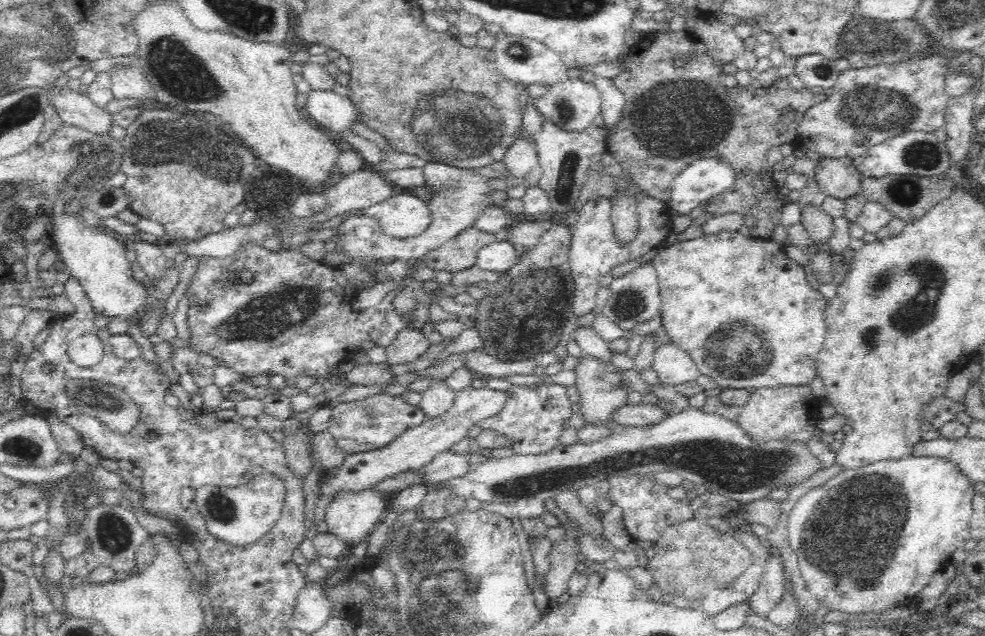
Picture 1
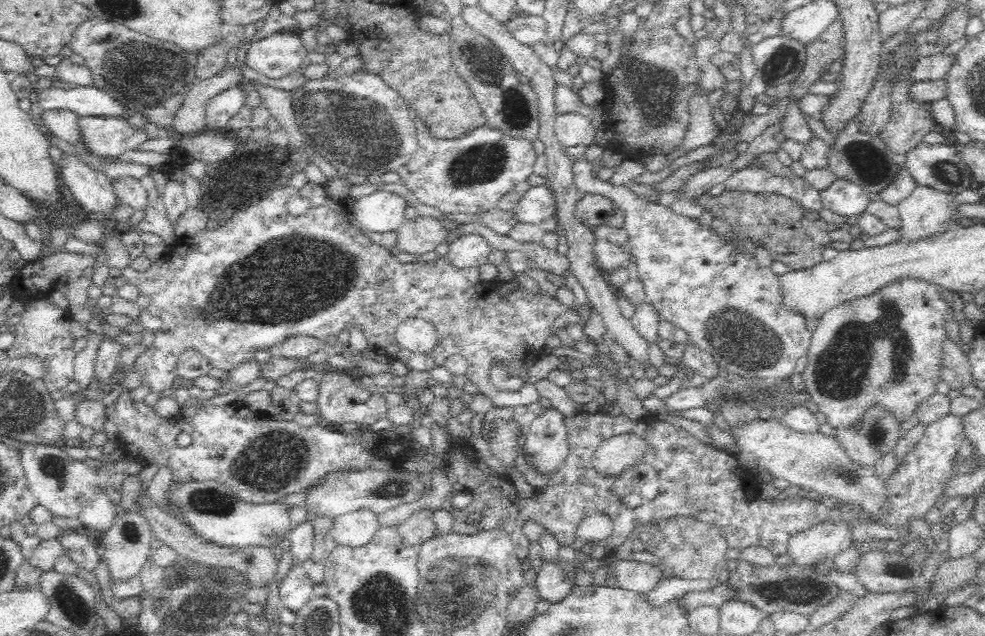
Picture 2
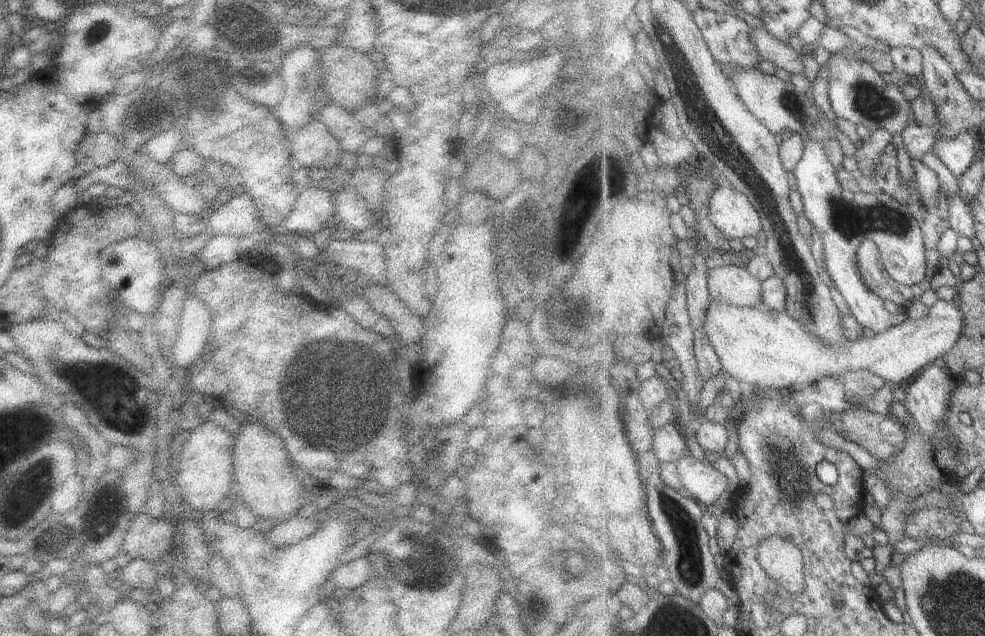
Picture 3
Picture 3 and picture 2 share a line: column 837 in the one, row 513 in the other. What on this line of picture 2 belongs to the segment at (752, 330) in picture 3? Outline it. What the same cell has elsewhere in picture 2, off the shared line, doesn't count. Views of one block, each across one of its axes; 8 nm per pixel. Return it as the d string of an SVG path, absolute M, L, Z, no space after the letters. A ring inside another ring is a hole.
M368 509L341 514L332 522L330 536L337 546L359 548L372 542L378 530L378 518Z

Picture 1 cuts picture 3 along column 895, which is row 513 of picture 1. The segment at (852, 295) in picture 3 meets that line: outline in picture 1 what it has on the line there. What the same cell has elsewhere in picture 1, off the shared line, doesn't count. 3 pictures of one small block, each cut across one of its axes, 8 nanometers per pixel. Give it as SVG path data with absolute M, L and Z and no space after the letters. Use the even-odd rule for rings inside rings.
M488 386L484 388L466 388L457 393L454 404L442 416L433 419L424 419L418 426L406 428L398 434L392 442L372 450L358 451L356 454L347 454L344 462L330 472L322 473L317 492L318 501L313 510L313 523L307 528L307 539L314 539L318 527L325 521L326 509L344 492L357 493L373 488L382 480L396 476L408 470L418 470L434 460L438 454L452 448L456 442L468 435L468 430L479 424L482 419L498 414L504 408L508 393L502 391L502 386ZM264 473L254 477L252 483L246 483L232 488L223 486L198 487L195 490L194 506L204 519L208 532L216 538L219 545L247 546L248 543L257 542L266 534L282 511L283 495L282 479L270 473Z

